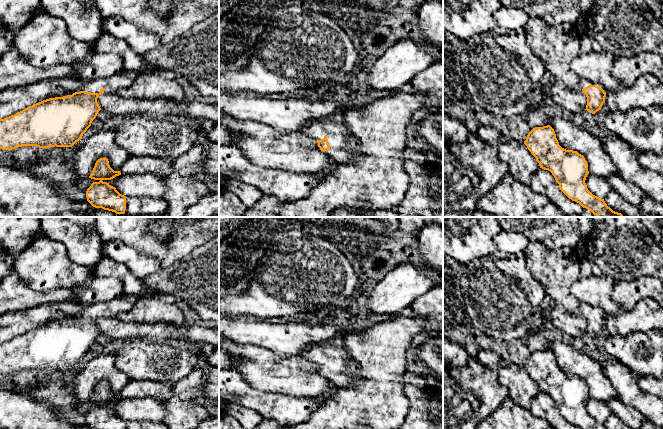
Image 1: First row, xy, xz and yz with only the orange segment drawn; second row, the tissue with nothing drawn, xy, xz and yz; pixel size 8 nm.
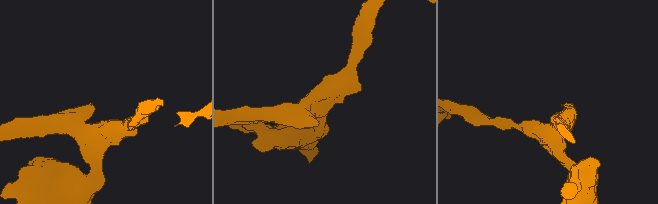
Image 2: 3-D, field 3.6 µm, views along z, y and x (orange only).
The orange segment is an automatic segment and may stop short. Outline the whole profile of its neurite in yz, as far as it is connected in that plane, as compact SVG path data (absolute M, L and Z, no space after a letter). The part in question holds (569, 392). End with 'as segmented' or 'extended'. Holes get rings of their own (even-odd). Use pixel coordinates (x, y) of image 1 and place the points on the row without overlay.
M550 349L533 352L524 368L540 392L552 397L560 414L569 423L580 429L607 429L604 423L593 419L587 412L585 403L589 395L584 380L562 372Z; as segmented

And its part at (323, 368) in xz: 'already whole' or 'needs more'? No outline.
needs more

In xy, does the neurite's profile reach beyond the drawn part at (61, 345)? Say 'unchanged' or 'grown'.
grown

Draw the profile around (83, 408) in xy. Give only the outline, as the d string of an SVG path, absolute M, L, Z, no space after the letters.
M89 401L79 402L76 406L78 413L86 416L93 406L99 406L100 404L94 404Z

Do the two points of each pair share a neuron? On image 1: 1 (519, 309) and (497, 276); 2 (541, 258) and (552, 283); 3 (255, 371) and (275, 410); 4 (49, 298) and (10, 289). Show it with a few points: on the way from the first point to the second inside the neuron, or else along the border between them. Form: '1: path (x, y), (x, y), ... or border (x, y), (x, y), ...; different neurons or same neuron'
1: path (511, 301), (497, 287), (497, 284); same neuron
2: path (545, 264), (552, 271), (552, 277); same neuron
3: border (246, 379), (257, 389), (286, 393), (289, 396); different neurons
4: path (39, 298), (20, 296); same neuron

